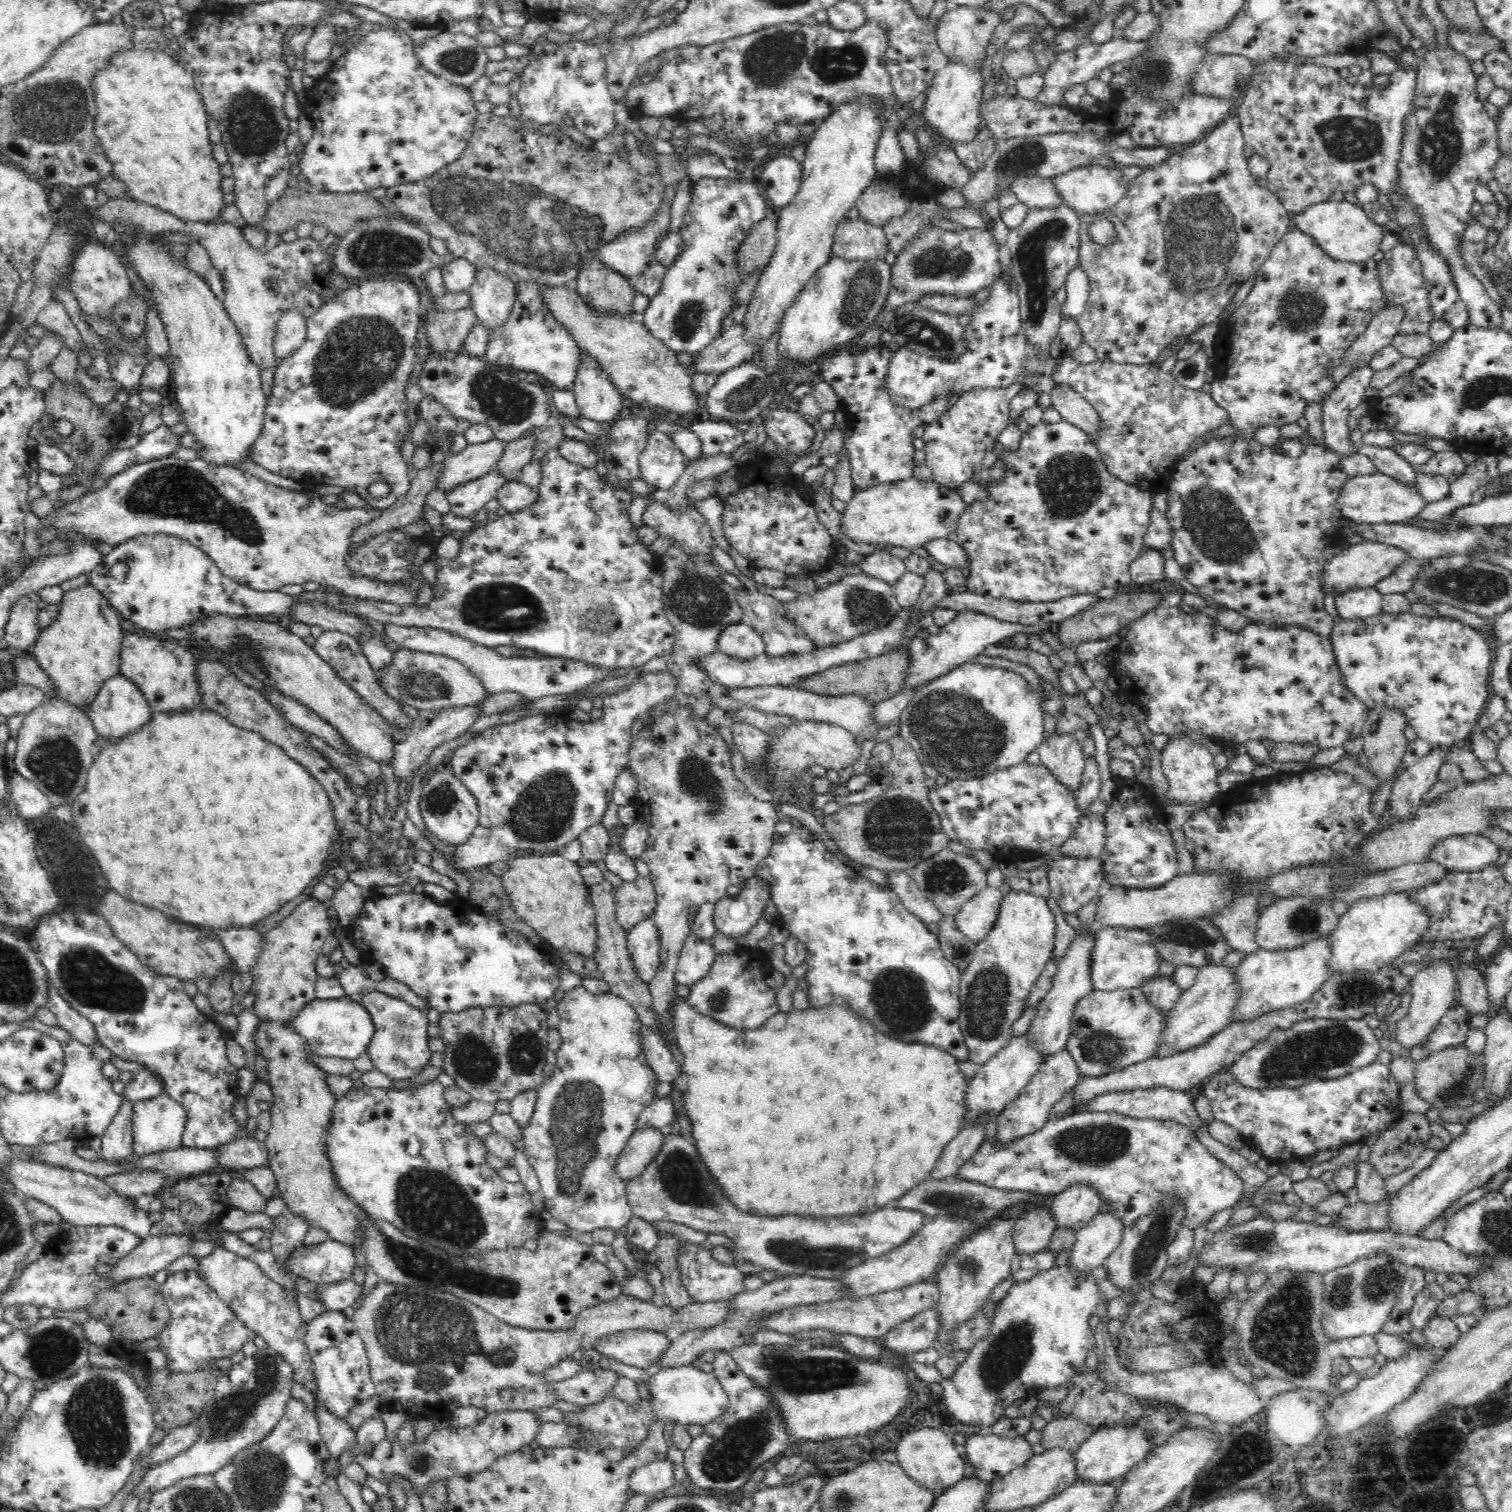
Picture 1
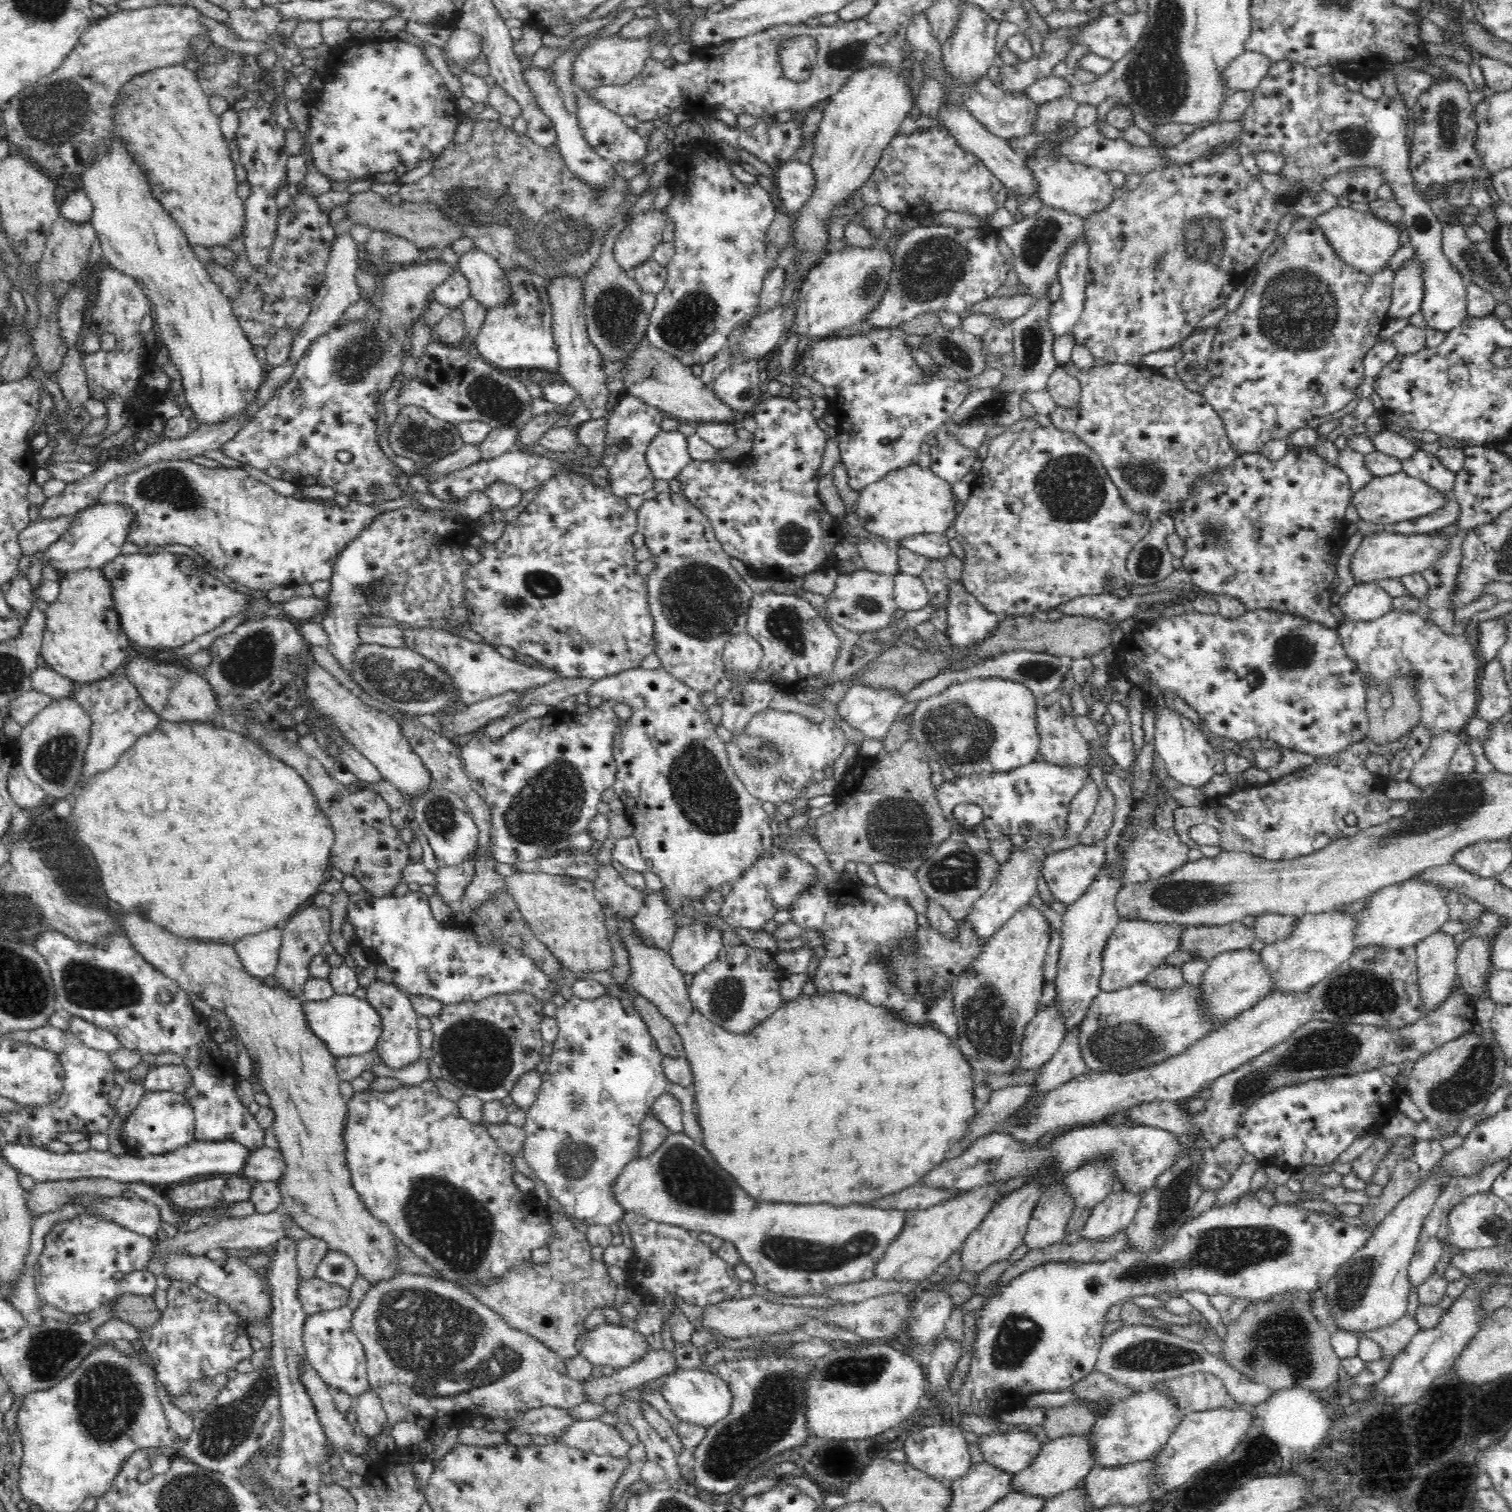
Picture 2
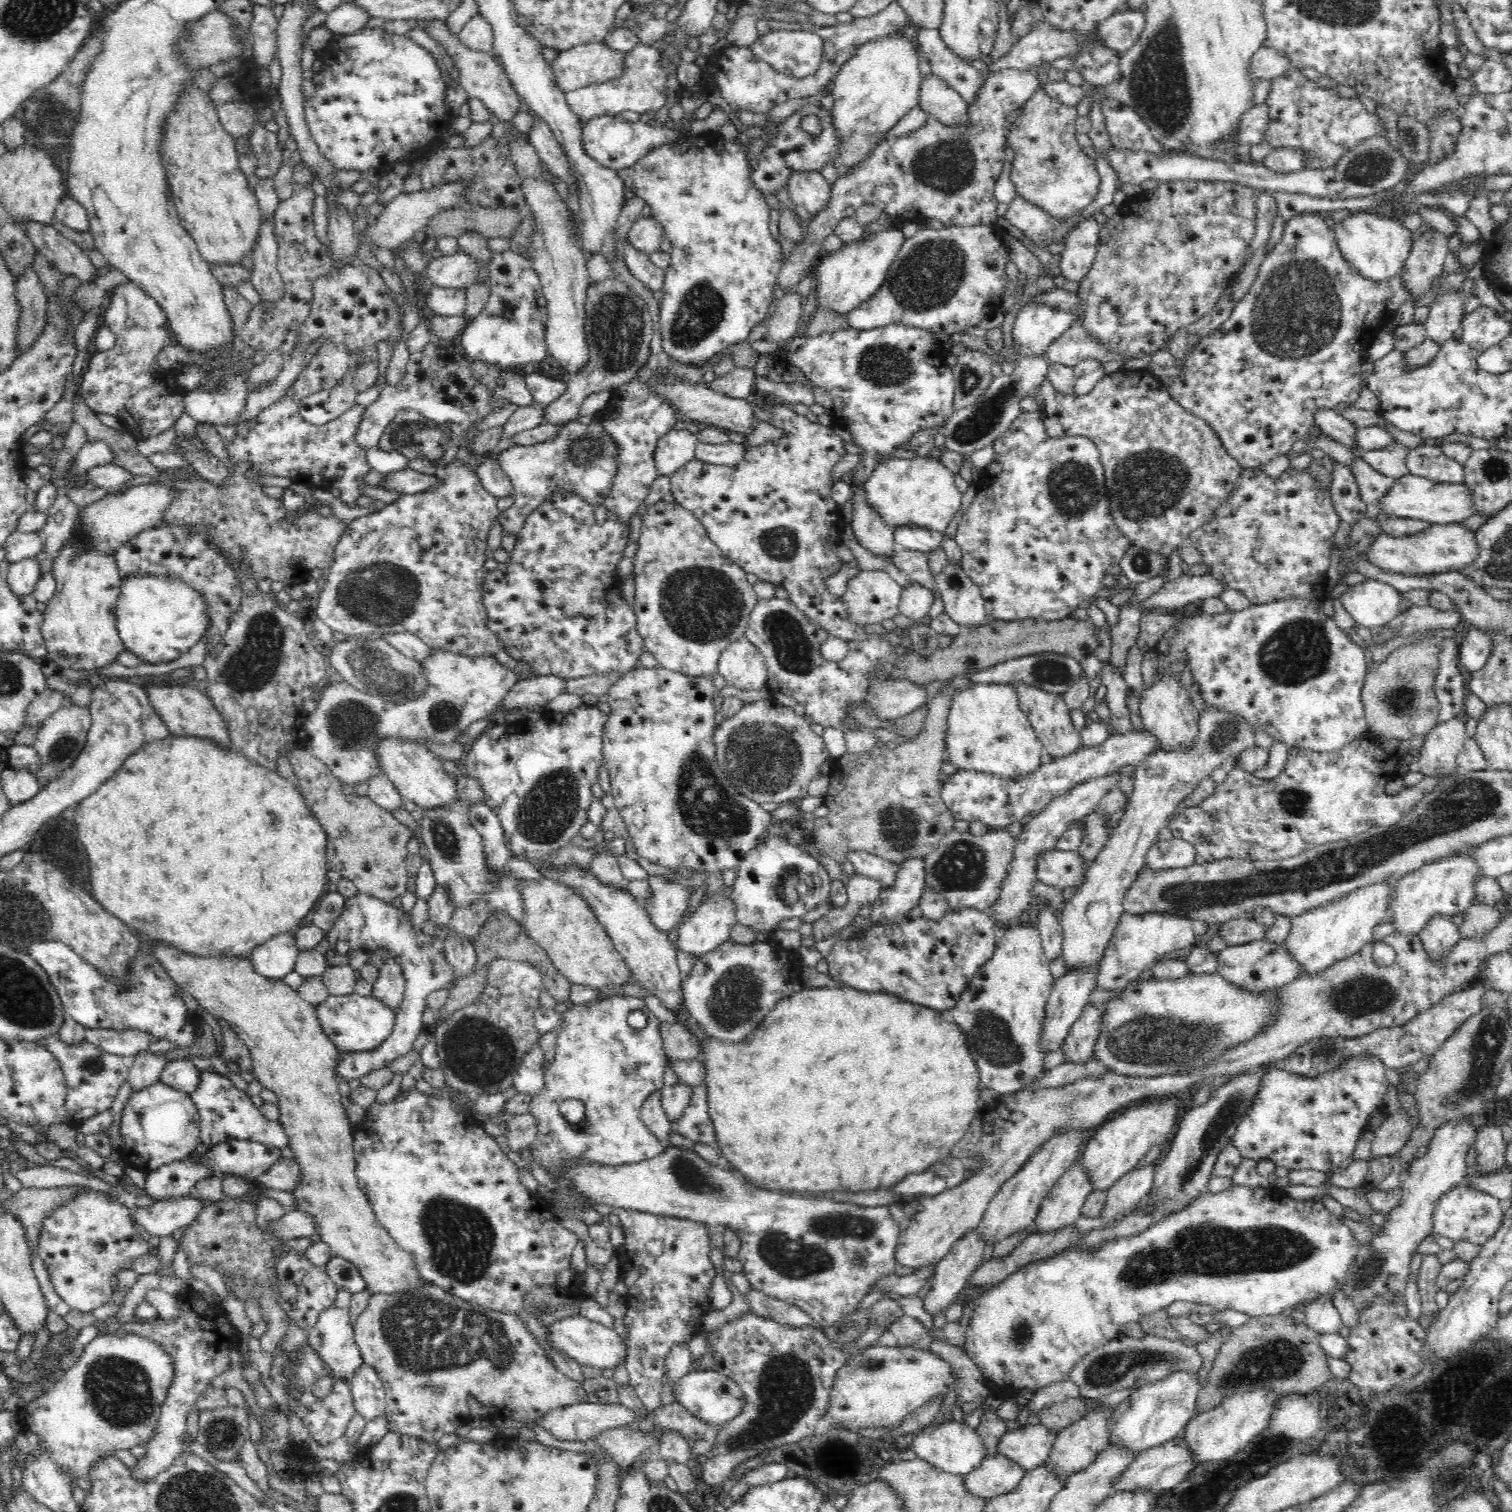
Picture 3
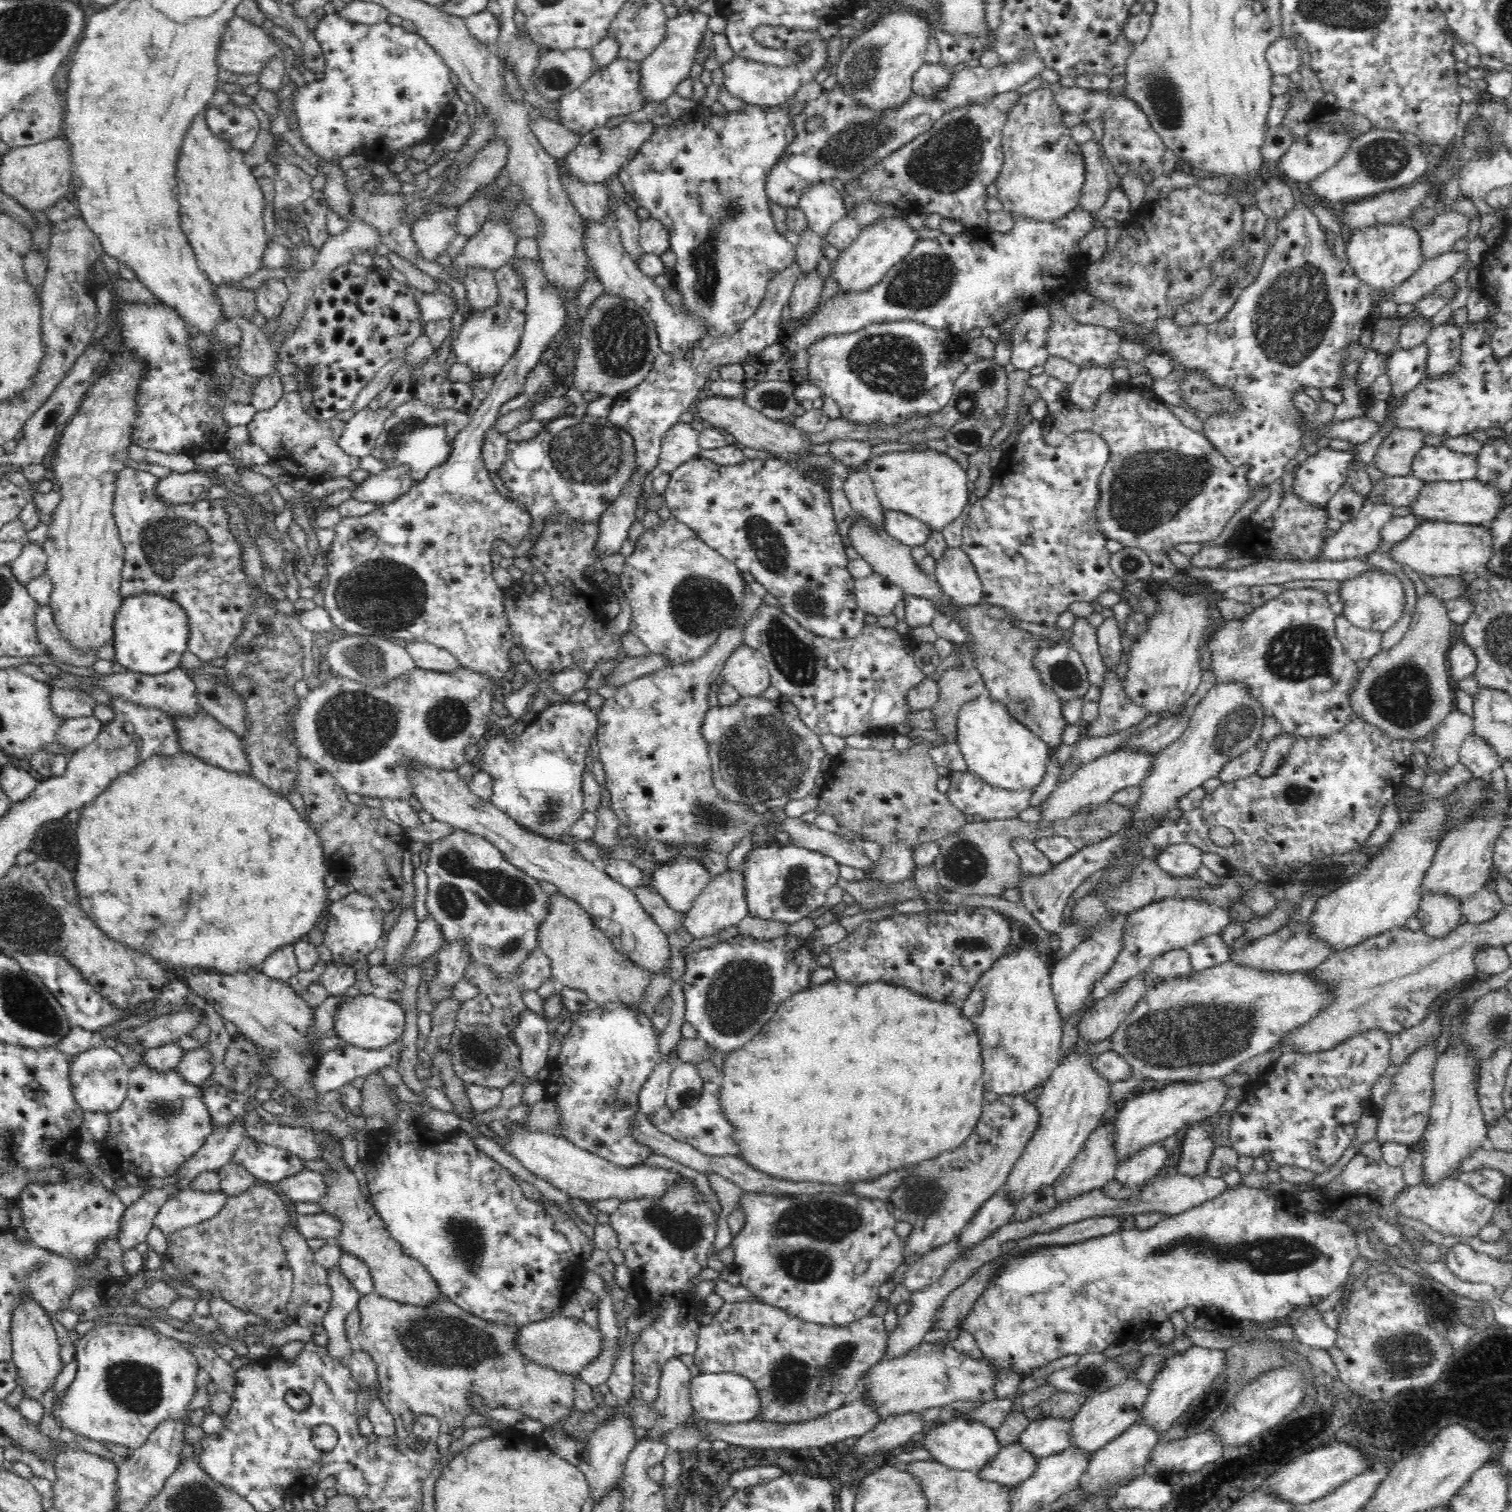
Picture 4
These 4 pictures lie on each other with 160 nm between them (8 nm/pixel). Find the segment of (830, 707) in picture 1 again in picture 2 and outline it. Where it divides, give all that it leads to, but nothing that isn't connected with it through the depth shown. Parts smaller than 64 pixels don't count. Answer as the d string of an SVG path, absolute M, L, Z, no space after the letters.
M851 686L844 694L844 698L834 705L836 716L846 722L851 730L860 730L865 738L883 742L888 735L889 729L896 722L899 711L905 704L902 694L886 690L885 688L870 688L869 686Z

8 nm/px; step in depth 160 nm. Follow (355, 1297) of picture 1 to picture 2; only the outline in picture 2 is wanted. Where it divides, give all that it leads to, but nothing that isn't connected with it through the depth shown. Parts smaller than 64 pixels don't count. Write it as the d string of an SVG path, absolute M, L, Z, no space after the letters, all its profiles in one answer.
M315 1277L312 1280L300 1281L298 1297L306 1314L309 1315L346 1306L350 1290Z

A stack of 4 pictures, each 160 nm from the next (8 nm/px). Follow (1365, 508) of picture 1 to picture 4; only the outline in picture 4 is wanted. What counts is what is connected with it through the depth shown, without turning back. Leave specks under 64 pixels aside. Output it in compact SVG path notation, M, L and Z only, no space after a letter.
M1470 479L1466 481L1434 481L1425 482L1409 504L1412 514L1423 521L1448 522L1458 525L1485 525L1504 508L1504 494L1486 482Z

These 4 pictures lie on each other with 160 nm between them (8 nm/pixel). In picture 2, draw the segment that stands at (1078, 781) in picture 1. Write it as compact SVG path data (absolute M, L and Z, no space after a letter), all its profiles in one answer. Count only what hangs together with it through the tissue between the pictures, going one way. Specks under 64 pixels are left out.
M1054 703L1046 708L1037 704L1038 733L1041 737L1039 753L1046 763L1062 767L1062 769L1084 769L1090 764L1090 744L1076 727L1075 720L1062 711L1060 704Z

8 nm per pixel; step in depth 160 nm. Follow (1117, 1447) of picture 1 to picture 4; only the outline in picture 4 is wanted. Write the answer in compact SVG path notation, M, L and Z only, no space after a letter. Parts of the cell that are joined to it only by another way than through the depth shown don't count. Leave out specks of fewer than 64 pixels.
M1198 1346L1171 1355L1159 1372L1155 1373L1145 1401L1139 1410L1139 1418L1136 1421L1144 1426L1149 1426L1156 1434L1166 1434L1172 1430L1174 1422L1188 1412L1190 1405L1205 1390L1208 1390L1211 1382L1223 1369L1224 1352Z

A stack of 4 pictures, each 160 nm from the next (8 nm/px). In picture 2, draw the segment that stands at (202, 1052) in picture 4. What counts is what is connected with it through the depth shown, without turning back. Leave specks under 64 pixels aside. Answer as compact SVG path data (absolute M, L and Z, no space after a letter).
M155 1065L143 1078L143 1089L145 1092L172 1091L183 1094L190 1082L189 1070L183 1065Z

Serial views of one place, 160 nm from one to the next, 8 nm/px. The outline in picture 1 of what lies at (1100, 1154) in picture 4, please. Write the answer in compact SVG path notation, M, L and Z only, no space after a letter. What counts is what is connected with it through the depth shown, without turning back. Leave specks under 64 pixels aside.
M1040 1206L1014 1222L1012 1241L1016 1255L1044 1251L1056 1231L1050 1207Z

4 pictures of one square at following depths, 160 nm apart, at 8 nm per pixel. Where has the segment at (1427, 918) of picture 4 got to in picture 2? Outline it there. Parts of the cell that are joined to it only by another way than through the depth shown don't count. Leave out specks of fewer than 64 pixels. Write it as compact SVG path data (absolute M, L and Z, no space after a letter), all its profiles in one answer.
M1438 930L1438 932L1430 934L1428 938L1424 938L1422 942L1418 942L1415 949L1417 950L1419 1000L1422 1002L1420 1011L1424 1016L1434 1013L1442 1005L1442 1002L1445 1002L1453 994L1454 982L1457 982L1455 962L1458 946L1454 942L1454 936Z

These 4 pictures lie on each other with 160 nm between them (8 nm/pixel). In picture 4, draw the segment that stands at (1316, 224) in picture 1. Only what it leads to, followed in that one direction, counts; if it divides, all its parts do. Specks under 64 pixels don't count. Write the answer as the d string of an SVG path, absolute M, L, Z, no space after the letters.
M1374 223L1354 227L1350 232L1350 240L1346 242L1346 256L1358 279L1385 292L1390 288L1398 288L1424 264L1420 235L1416 228L1404 223L1400 225Z

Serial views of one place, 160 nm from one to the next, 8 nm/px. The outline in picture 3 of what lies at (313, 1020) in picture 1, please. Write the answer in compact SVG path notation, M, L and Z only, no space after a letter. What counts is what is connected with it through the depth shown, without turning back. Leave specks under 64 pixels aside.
M332 995L315 1006L315 1013L322 1032L334 1043L339 1052L366 1052L378 1048L390 1036L396 1014L372 996Z

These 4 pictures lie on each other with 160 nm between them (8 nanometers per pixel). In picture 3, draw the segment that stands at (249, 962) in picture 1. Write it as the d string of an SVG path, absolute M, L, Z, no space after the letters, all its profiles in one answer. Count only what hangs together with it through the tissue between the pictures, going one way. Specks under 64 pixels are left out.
M288 931L272 935L262 944L255 946L246 957L258 974L266 978L282 979L294 971L299 954L294 935Z

